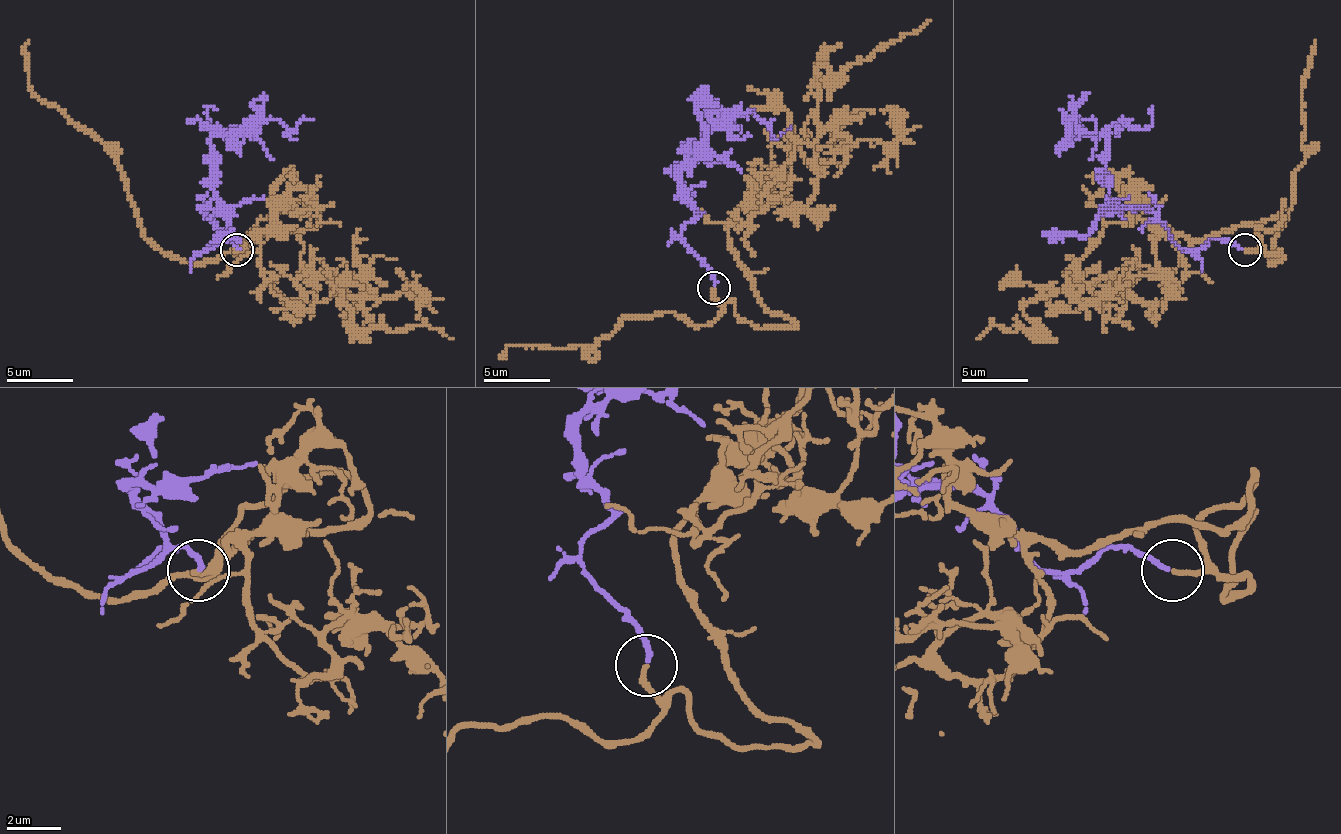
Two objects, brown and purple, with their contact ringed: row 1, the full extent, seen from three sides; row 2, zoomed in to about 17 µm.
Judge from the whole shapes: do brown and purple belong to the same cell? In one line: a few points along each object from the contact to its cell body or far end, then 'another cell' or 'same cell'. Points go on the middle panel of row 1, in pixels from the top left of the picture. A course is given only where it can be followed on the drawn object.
brown runs (715, 288), (794, 325), (728, 222), (777, 172), (794, 202), (814, 192), (817, 70), (930, 20); purple runs (715, 285), (681, 229), (698, 212), (685, 196), (688, 149), (741, 113), (758, 116), (777, 139), (791, 126); same cell

